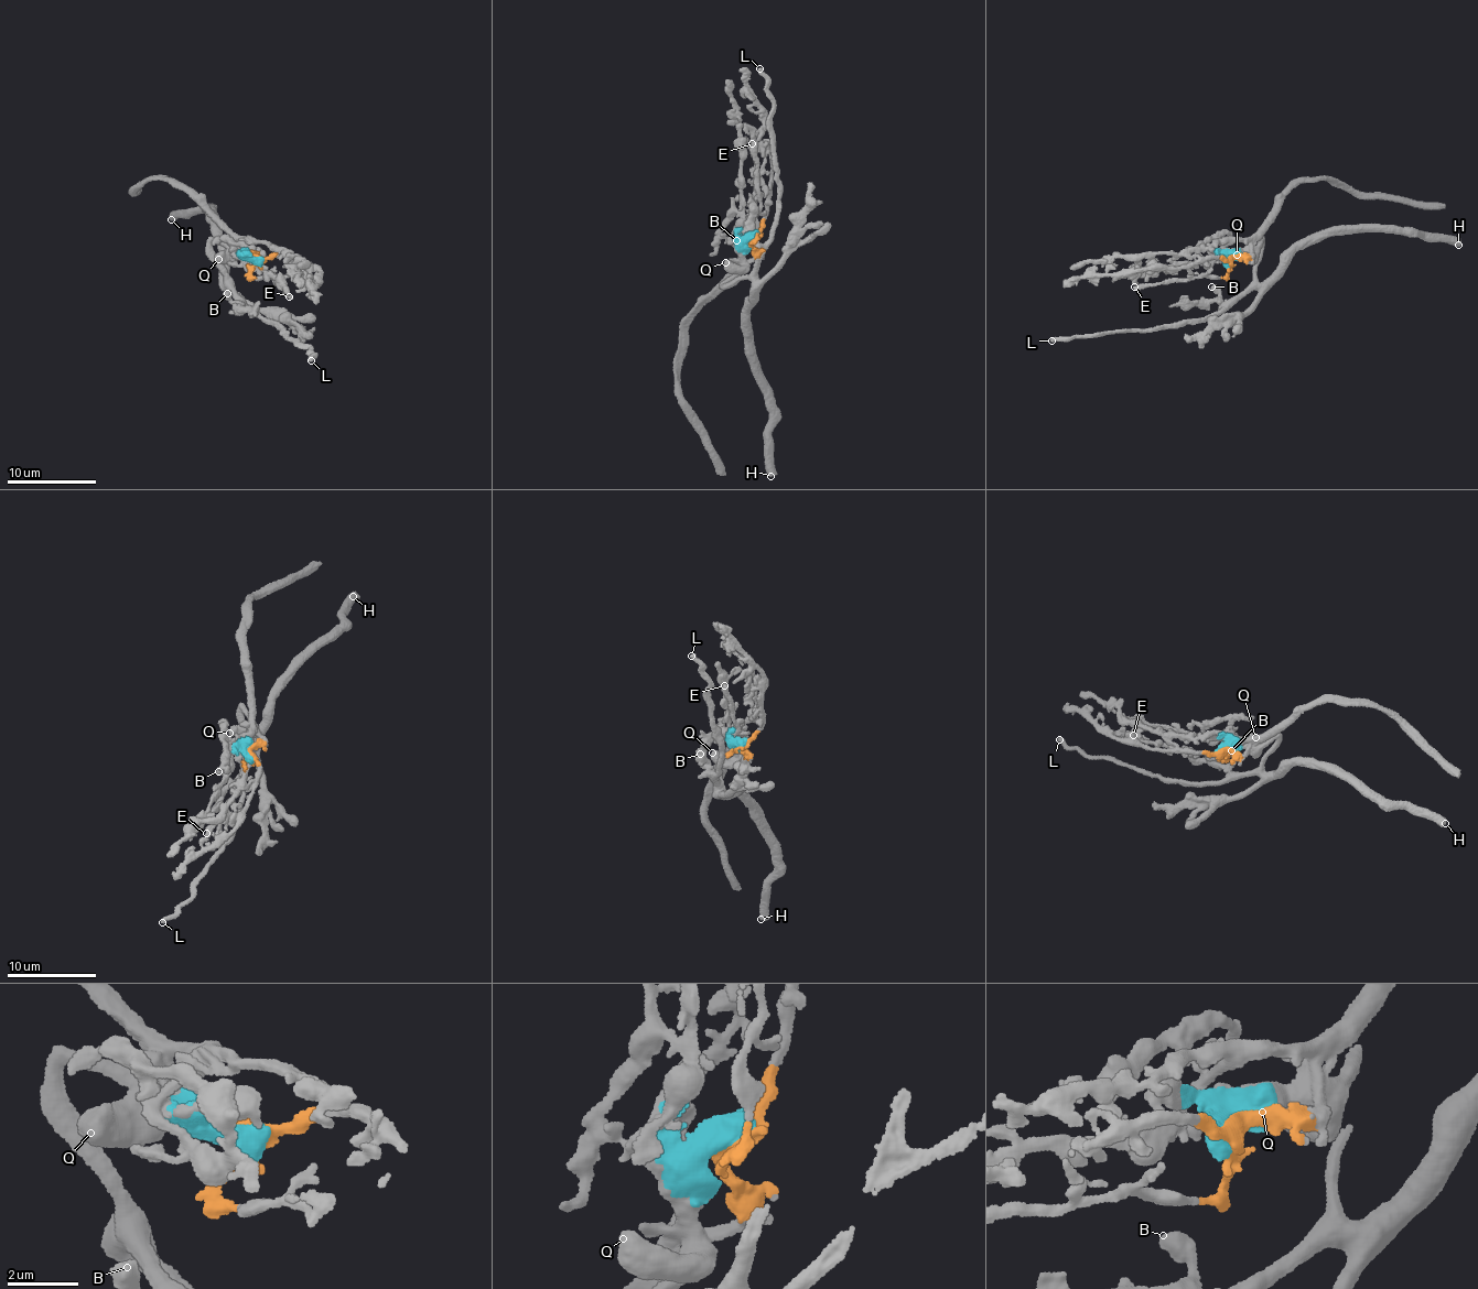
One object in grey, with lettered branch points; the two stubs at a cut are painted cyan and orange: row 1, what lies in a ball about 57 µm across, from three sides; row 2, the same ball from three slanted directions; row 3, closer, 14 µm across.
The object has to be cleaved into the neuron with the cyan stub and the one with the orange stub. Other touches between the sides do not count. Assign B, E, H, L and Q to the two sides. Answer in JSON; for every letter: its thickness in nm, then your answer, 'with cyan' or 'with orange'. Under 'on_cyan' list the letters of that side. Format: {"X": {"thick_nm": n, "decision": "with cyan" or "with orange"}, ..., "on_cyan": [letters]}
{"B": {"thick_nm": 500, "decision": "with cyan"}, "E": {"thick_nm": 320, "decision": "with orange"}, "H": {"thick_nm": 600, "decision": "with cyan"}, "L": {"thick_nm": 340, "decision": "with cyan"}, "Q": {"thick_nm": 650, "decision": "with cyan"}, "on_cyan": ["B", "H", "L", "Q"]}

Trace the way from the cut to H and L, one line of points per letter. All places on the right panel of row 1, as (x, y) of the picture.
H: (1230, 262), (1230, 256), (1262, 244), (1254, 277), (1260, 283), (1298, 249), (1357, 229), (1449, 236), (1457, 246)
L: (1230, 262), (1230, 256), (1253, 251), (1262, 244), (1262, 255), (1243, 291), (1204, 318), (1050, 342)

